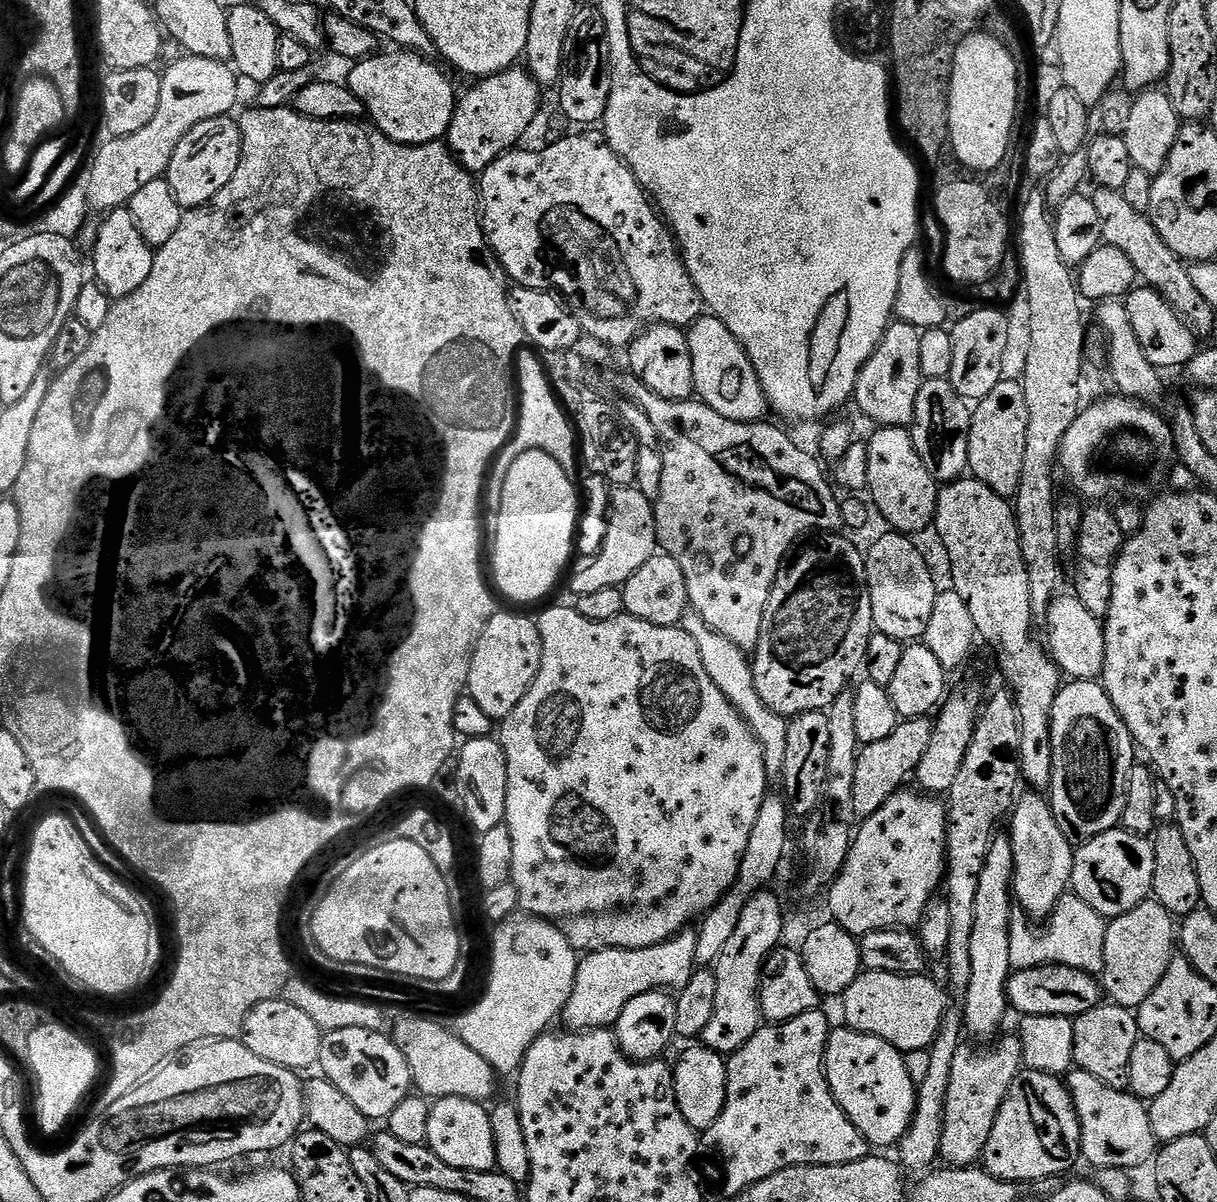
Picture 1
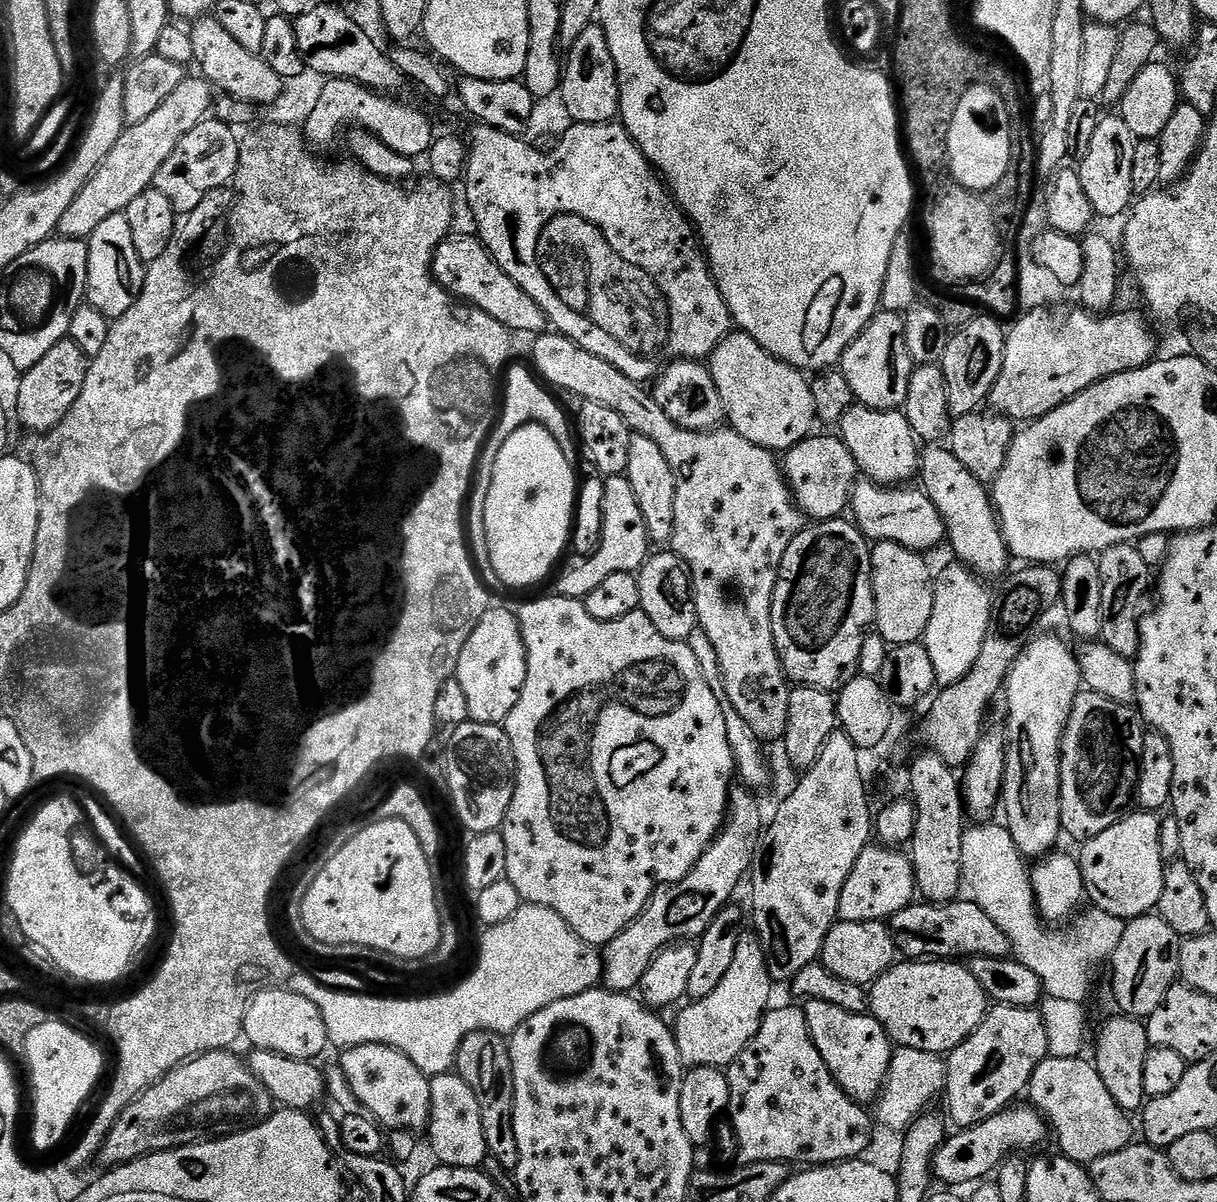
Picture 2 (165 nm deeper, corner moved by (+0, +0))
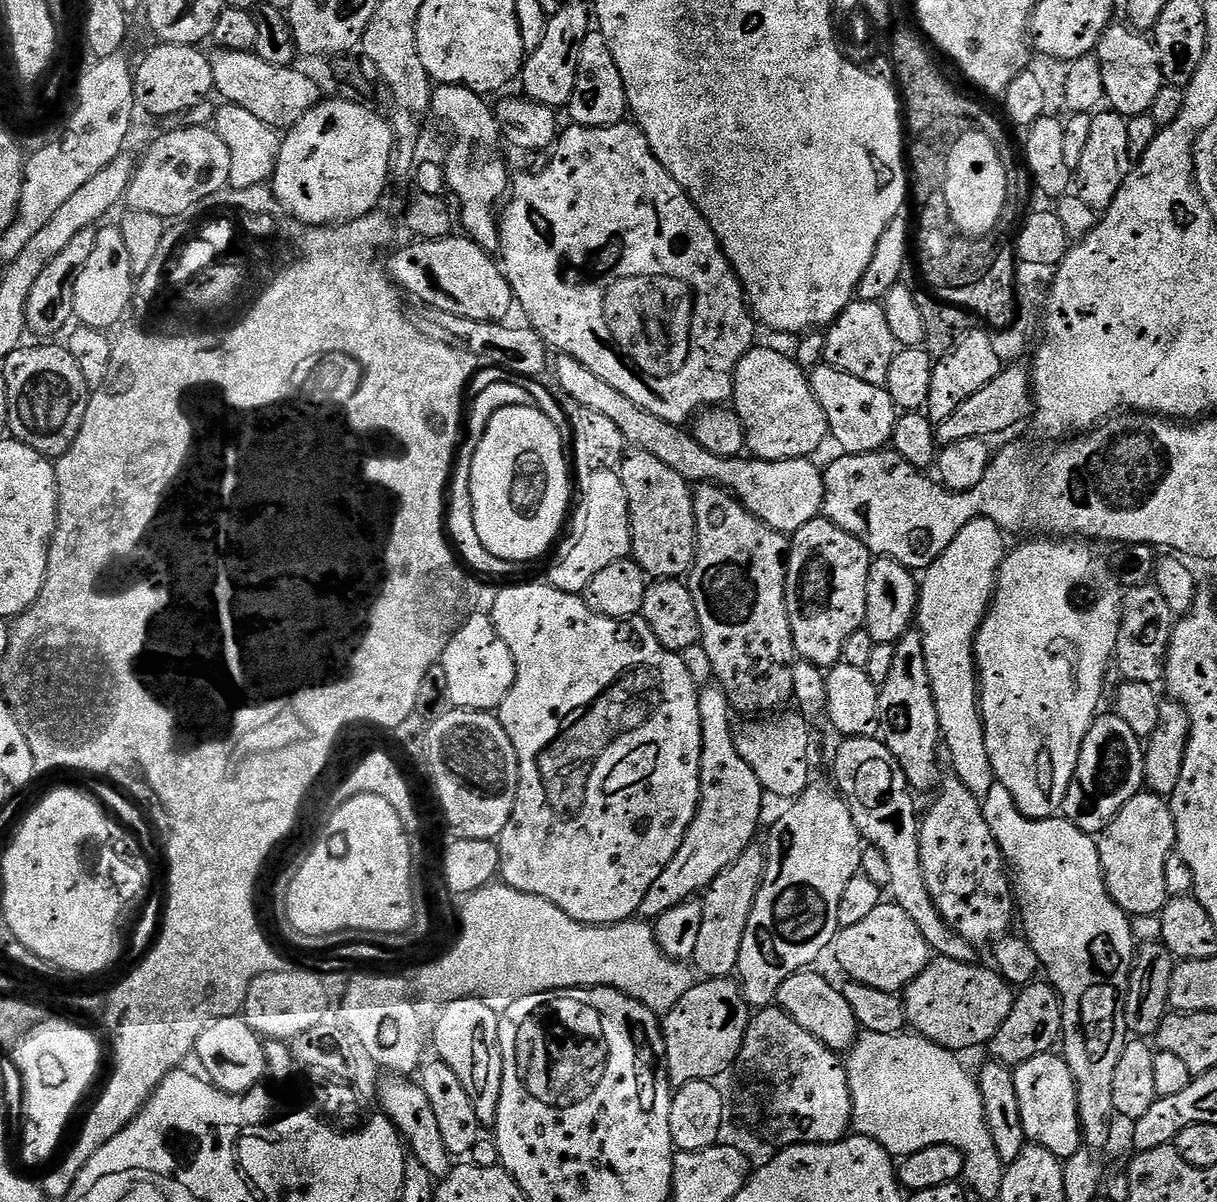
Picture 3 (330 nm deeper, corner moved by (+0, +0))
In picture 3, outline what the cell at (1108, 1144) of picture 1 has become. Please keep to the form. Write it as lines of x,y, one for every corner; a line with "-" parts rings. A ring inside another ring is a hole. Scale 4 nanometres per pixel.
1043,1052
1038,1058
1015,1065
1014,1090
1018,1090
1018,1106
1022,1109
1022,1130
1031,1143
1050,1150
1066,1161
1082,1147
1080,1115
1076,1083
1063,1055

